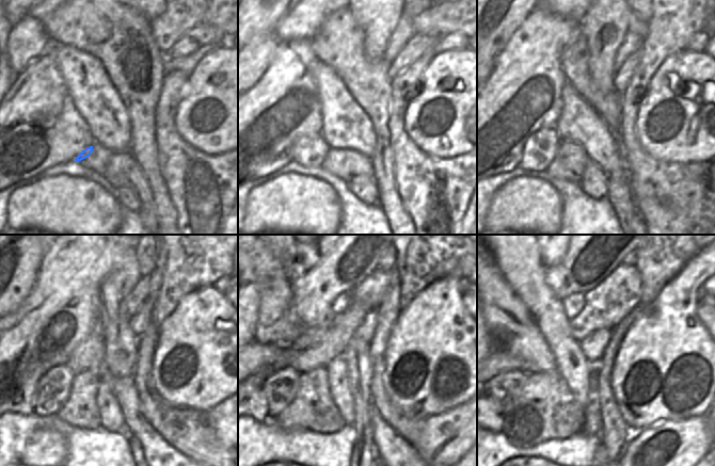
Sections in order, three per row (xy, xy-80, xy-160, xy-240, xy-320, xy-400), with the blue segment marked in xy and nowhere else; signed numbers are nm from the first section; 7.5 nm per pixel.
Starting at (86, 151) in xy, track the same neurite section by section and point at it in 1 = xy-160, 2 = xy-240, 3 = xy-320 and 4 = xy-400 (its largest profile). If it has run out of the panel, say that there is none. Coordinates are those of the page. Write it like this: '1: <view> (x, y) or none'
1: xy-160 (540, 149)
2: xy-240 (52, 391)
3: xy-320 (281, 387)
4: xy-400 (504, 388)

